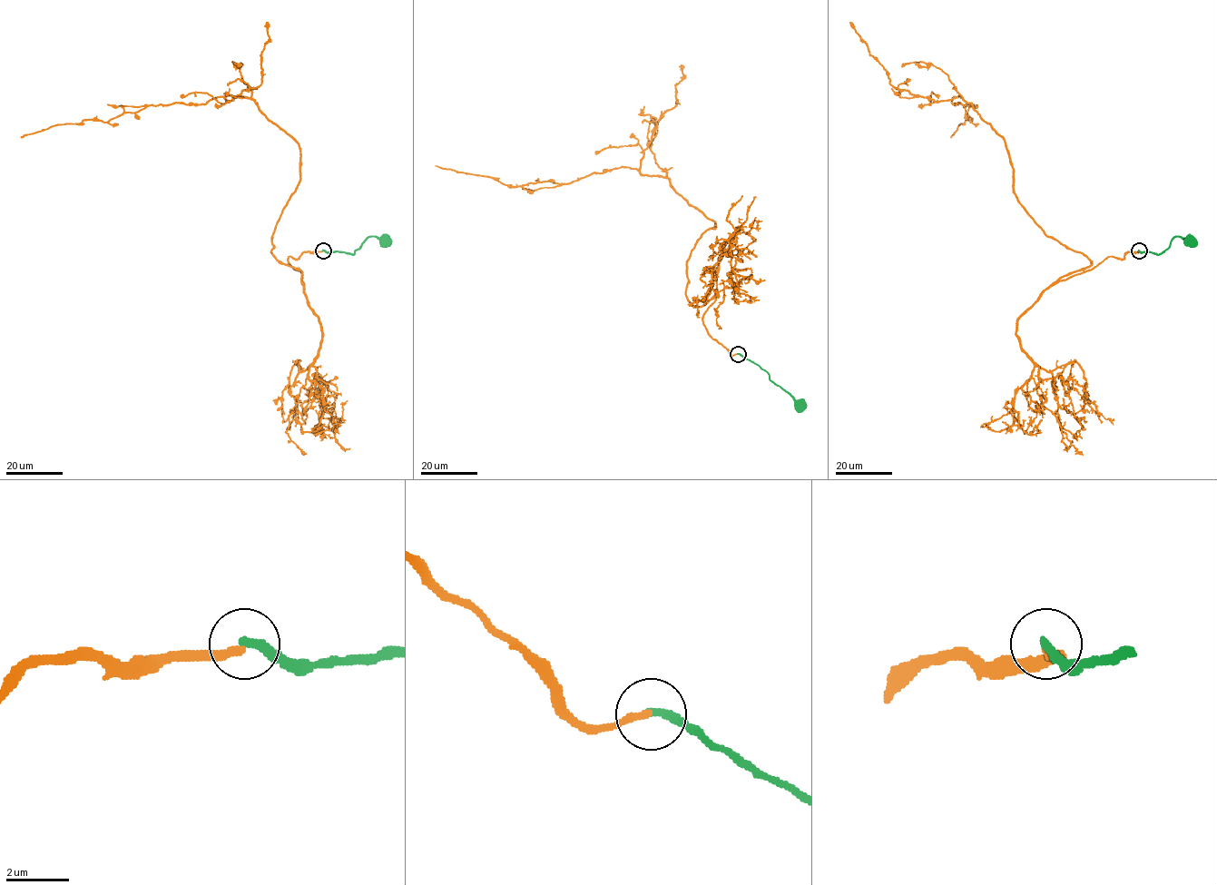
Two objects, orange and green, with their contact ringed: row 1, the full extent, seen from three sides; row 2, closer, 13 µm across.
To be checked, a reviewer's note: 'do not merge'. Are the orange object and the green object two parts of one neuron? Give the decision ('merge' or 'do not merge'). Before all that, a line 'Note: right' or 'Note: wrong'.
Note: right
do not merge

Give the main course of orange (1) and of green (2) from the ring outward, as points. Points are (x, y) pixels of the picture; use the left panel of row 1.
1: (323, 250), (288, 258), (301, 280), (270, 252), (300, 149), (253, 100), (147, 104), (20, 137)
2: (323, 250), (354, 254), (370, 236), (385, 241)

